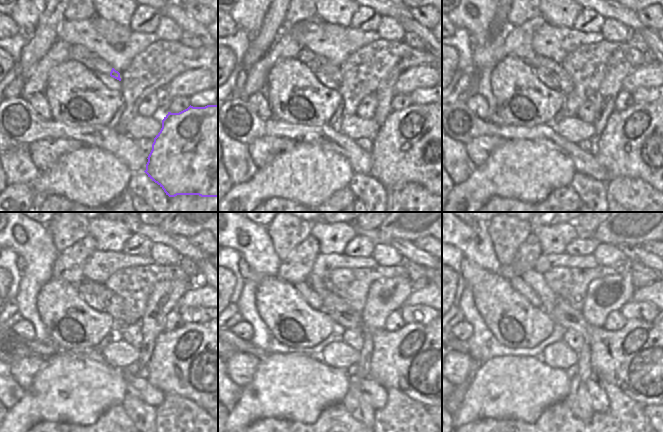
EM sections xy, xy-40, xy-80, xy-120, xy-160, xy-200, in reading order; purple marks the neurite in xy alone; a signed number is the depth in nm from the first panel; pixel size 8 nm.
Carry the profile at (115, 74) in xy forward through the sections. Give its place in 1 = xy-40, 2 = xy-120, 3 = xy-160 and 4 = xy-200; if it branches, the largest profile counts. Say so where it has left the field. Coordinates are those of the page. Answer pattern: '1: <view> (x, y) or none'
1: xy-40 (337, 76)
2: xy-120 (115, 306)
3: xy-160 (338, 308)
4: xy-200 (645, 359)

